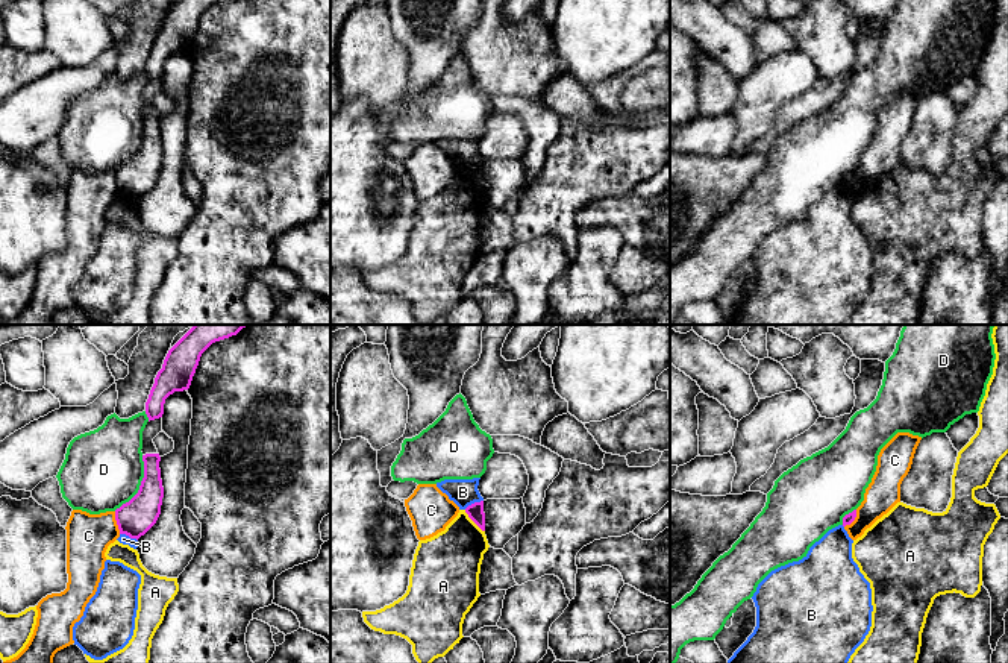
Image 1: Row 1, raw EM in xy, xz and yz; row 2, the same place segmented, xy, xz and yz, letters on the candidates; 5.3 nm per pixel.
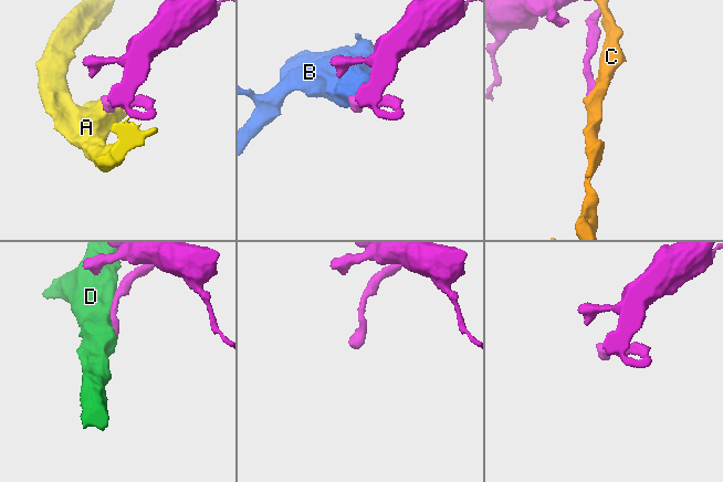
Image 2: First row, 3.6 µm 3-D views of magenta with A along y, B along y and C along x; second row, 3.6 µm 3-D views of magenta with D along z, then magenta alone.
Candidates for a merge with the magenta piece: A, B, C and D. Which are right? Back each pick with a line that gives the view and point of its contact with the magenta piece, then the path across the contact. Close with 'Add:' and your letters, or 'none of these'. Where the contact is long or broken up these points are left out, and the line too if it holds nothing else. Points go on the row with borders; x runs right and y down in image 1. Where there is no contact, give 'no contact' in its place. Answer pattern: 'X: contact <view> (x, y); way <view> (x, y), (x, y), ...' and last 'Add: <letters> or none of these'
Add: none of these

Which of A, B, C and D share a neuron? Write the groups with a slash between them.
A / B / C / D

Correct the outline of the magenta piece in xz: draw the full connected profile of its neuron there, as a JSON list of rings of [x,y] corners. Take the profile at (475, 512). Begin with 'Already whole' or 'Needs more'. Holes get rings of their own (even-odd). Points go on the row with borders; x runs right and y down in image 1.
Already whole. [[[484,501],[468,505],[465,513],[482,531],[485,531]]]

